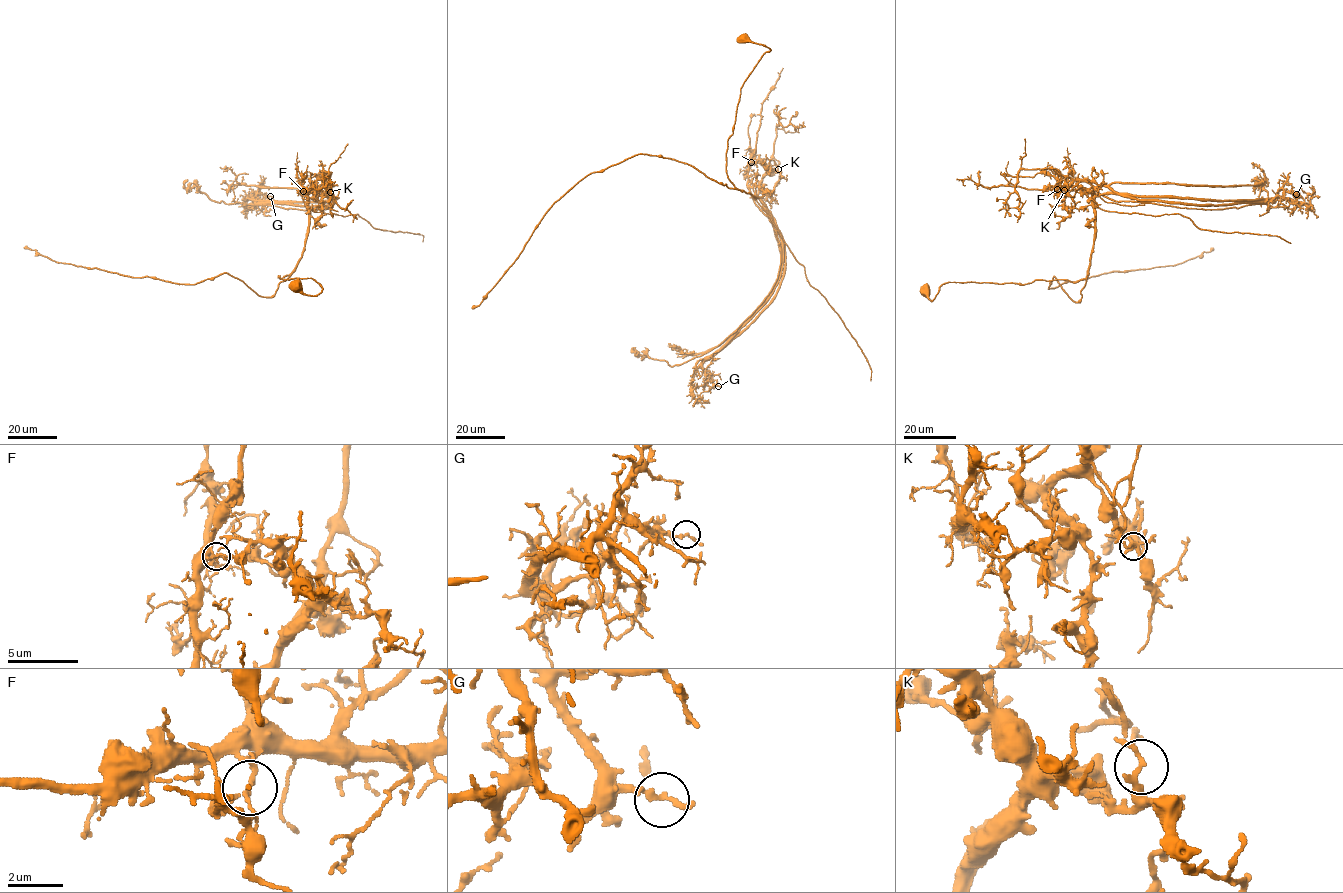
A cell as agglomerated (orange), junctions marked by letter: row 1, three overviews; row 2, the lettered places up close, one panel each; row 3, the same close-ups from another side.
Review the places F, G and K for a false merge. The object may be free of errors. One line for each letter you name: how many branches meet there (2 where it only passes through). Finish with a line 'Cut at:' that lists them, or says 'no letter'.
F: Branches: 2
Cut at: F

